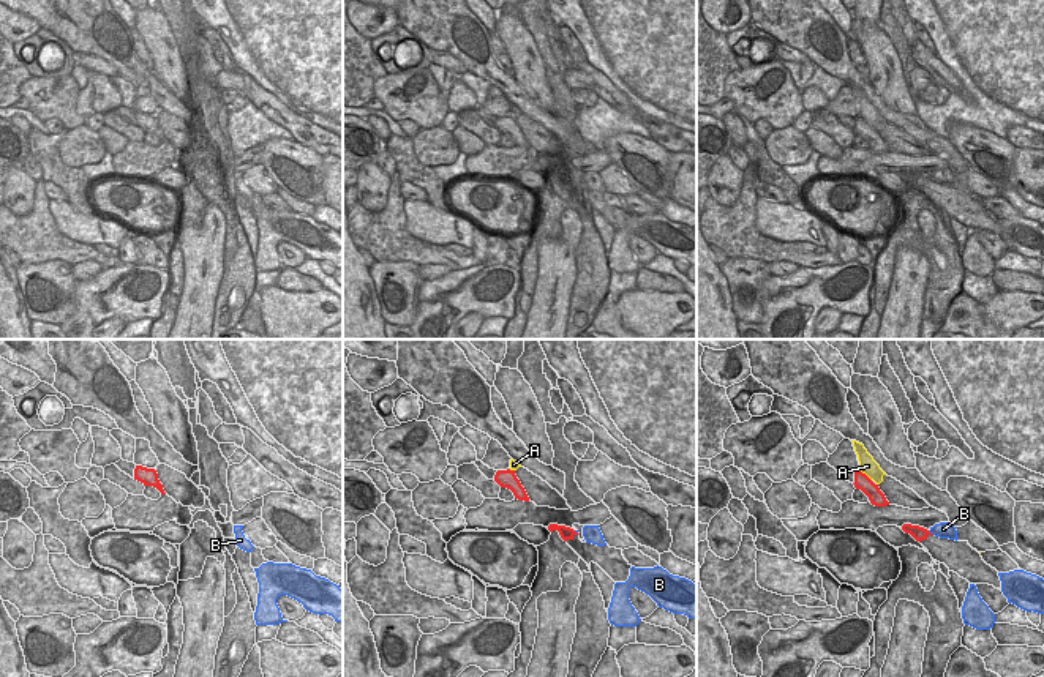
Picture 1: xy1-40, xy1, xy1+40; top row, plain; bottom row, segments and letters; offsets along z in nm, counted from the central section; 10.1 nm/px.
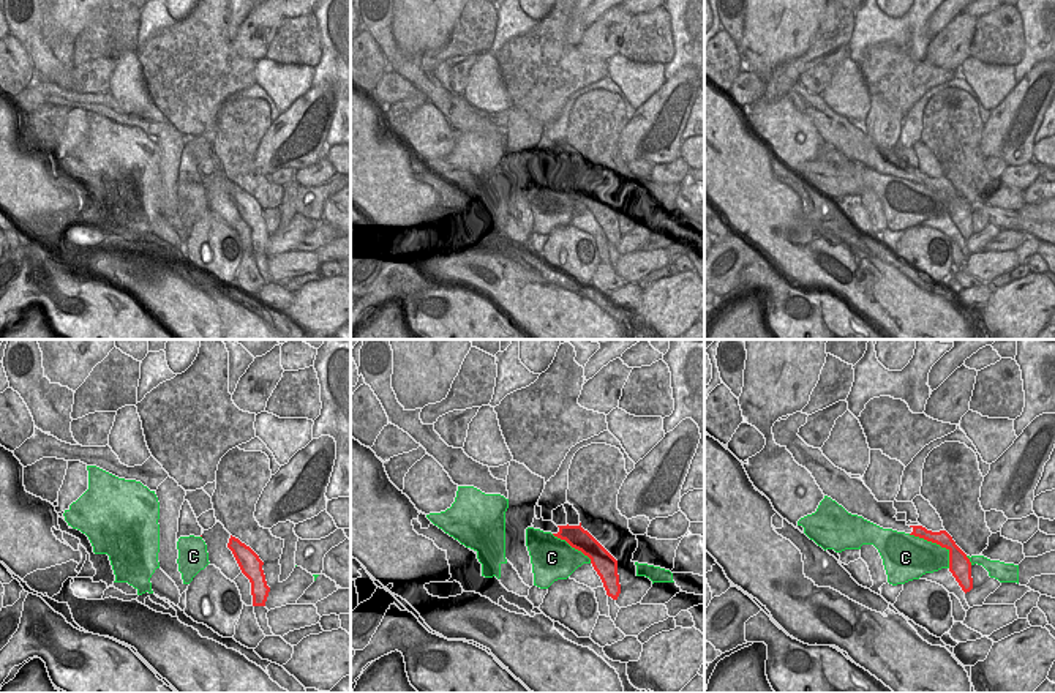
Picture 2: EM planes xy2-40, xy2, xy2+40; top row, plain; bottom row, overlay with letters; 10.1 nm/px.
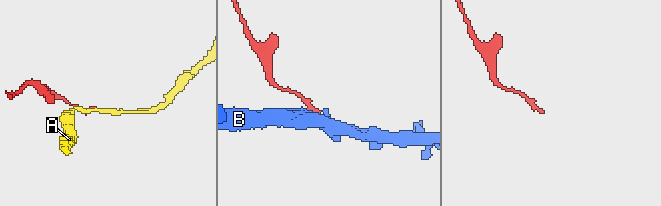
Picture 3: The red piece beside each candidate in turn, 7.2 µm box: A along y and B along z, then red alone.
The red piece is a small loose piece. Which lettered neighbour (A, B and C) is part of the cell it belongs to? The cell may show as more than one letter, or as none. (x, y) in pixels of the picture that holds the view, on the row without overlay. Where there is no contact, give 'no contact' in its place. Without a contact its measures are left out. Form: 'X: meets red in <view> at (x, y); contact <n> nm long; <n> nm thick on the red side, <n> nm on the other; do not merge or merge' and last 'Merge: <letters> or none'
A: meets red in xy1+40 at (866, 122); contact 170 nm long; 160 nm thick on the red side, 170 nm on the other; do not merge
B: meets red in xy1+40 at (929, 179); contact 90 nm long; 140 nm thick on the red side, 160 nm on the other; do not merge
C: meets red in xy2+40 at (937, 190); contact 550 nm long; 160 nm thick on the red side, 380 nm on the other; do not merge
Merge: none

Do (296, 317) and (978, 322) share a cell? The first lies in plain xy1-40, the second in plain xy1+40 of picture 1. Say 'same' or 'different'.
different

